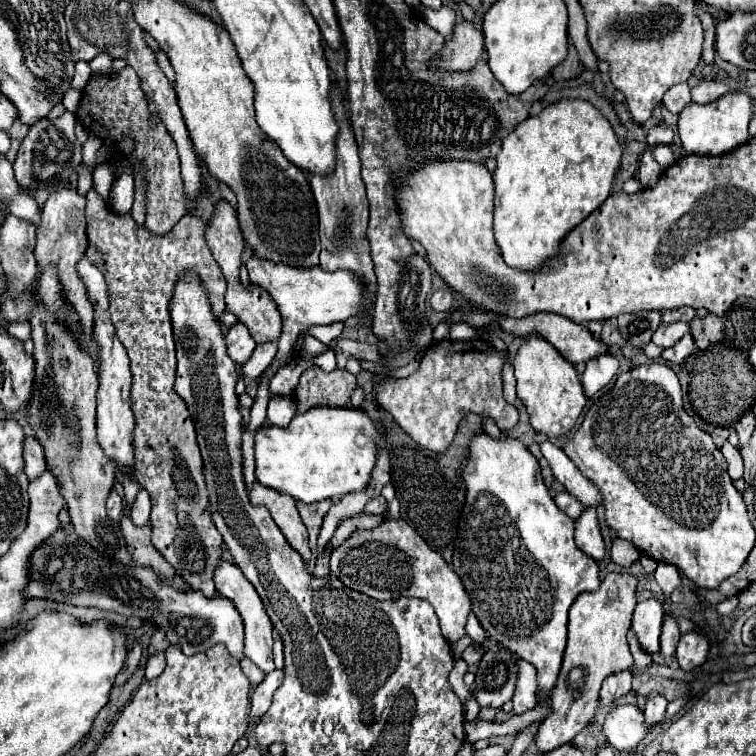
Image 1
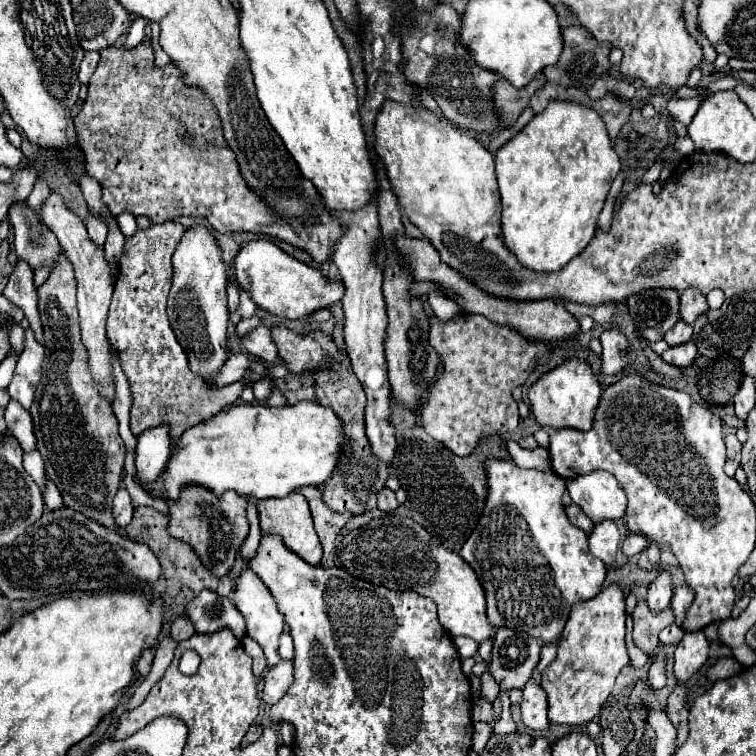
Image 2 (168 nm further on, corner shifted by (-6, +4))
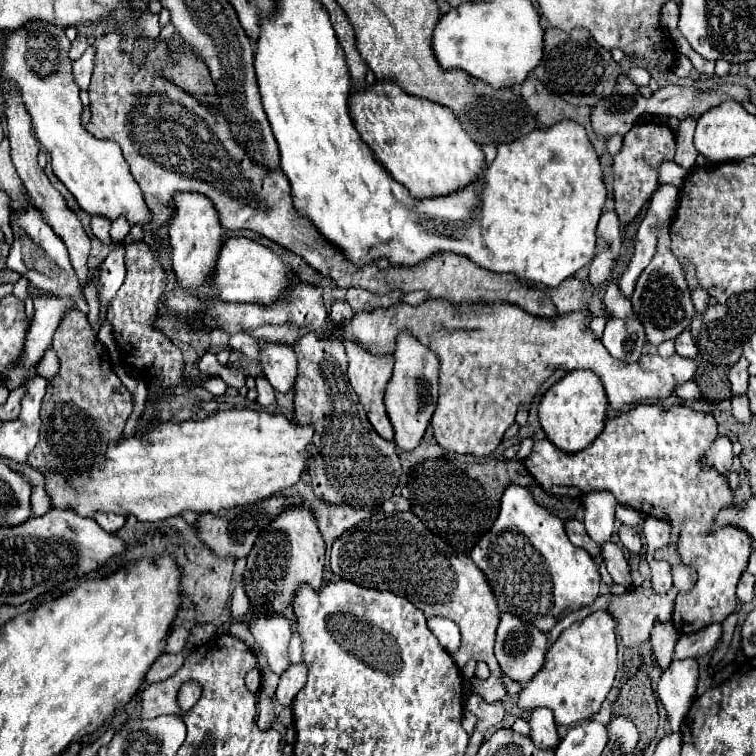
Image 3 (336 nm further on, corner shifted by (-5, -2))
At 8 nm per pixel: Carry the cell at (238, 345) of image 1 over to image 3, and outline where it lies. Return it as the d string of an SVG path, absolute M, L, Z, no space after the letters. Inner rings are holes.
M263 343L259 351L259 367L275 391L289 391L297 377L297 357L285 343Z

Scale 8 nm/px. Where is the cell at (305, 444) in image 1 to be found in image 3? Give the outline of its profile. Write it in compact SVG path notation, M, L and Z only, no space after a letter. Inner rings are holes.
M229 409L229 411L215 411L213 415L205 417L205 421L185 421L185 423L169 423L169 421L163 421L163 423L155 423L151 425L145 433L145 441L139 441L137 437L131 437L131 439L121 439L119 443L111 443L109 449L107 449L107 461L105 465L101 465L99 469L93 469L89 475L73 475L69 479L61 477L61 475L45 475L45 485L47 485L47 493L51 495L53 499L53 507L59 507L59 509L67 509L67 507L73 507L81 517L91 517L95 511L111 511L111 513L123 513L123 515L135 515L139 521L161 521L161 519L167 519L167 517L175 517L179 515L181 511L197 511L197 513L205 513L205 511L213 511L217 513L219 509L229 509L229 507L237 507L237 505L251 505L251 503L257 503L261 499L267 499L287 487L293 487L301 473L307 469L307 463L311 461L311 447L313 441L313 423L309 425L299 425L297 421L291 421L287 419L283 413L265 413L265 411L253 411L253 409Z

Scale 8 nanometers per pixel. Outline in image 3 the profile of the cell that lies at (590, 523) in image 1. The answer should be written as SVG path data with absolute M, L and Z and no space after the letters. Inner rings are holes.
M607 541L601 545L601 559L607 565L609 575L613 577L615 583L619 585L631 585L631 573L629 573L629 565L623 557L623 551L619 545L615 545L613 541Z

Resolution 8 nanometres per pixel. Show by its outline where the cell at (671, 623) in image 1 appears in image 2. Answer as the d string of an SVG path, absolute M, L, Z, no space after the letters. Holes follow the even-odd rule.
M682 583L682 585L674 587L672 609L674 609L674 613L676 613L676 623L678 623L678 625L682 625L684 613L686 613L686 609L688 609L688 605L692 603L692 599L694 599L694 591L692 591L692 587L690 587L688 583Z

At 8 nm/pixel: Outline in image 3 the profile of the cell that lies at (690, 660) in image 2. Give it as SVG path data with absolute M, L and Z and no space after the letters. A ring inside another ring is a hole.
M675 659L659 679L657 695L663 701L671 729L675 731L681 727L681 721L695 699L697 675L699 671L695 659Z

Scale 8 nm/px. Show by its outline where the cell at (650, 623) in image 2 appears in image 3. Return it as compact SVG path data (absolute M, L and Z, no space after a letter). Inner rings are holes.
M629 587L623 595L599 595L597 601L593 605L585 605L581 609L577 609L575 613L567 613L555 627L553 631L547 635L549 637L549 645L553 645L559 635L571 627L575 621L579 621L581 617L587 617L591 611L599 611L599 609L607 609L619 623L619 635L623 639L623 645L629 649L637 649L643 643L647 643L651 639L651 627L655 627L655 623L671 623L671 615L673 615L673 607L675 607L675 597L677 597L677 589L673 587L671 591L667 591L665 595L657 595L653 589L647 587Z

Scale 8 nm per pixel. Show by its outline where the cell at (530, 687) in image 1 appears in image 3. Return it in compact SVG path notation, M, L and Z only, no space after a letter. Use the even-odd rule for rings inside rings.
M535 709L529 713L529 725L531 725L531 733L529 737L533 739L533 743L541 749L553 749L559 743L557 737L557 727L553 721L553 713L549 709Z

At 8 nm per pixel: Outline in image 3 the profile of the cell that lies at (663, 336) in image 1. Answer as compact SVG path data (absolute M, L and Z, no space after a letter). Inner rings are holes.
M685 329L685 331L675 339L675 351L677 351L677 355L689 357L689 359L693 359L693 357L697 355L697 347L693 345L693 339L691 339L689 329Z

